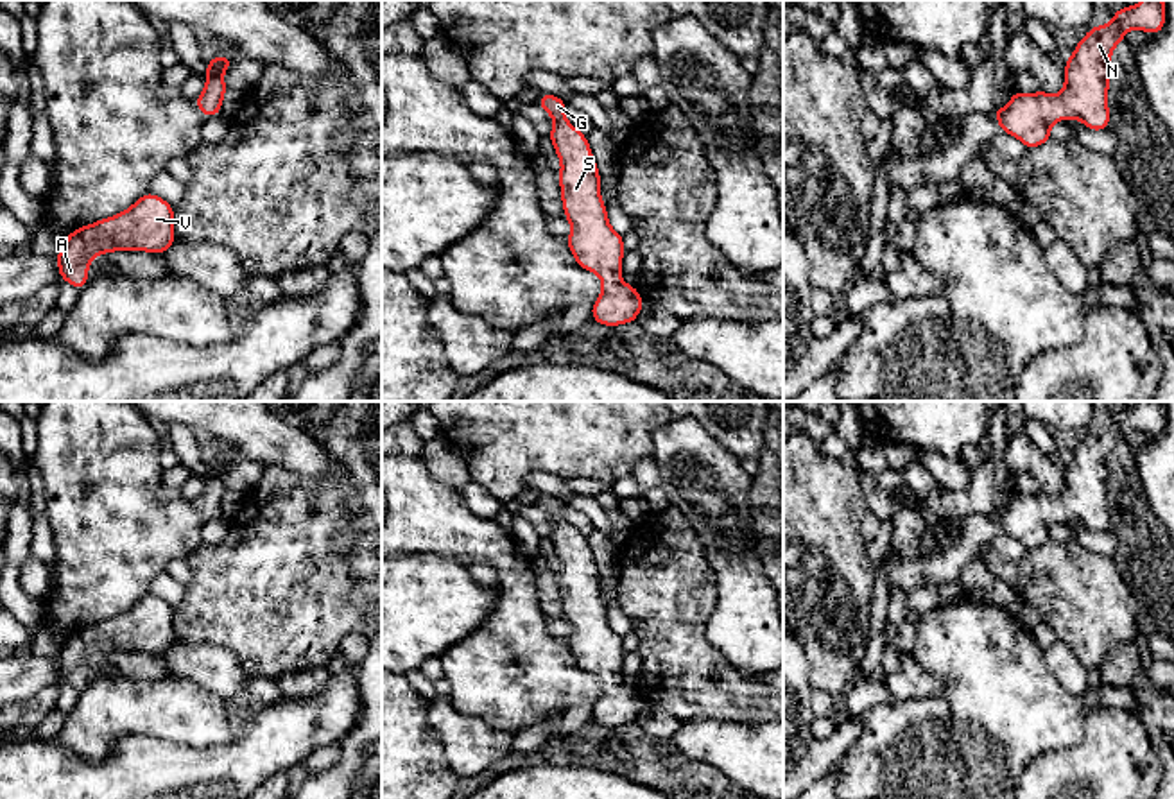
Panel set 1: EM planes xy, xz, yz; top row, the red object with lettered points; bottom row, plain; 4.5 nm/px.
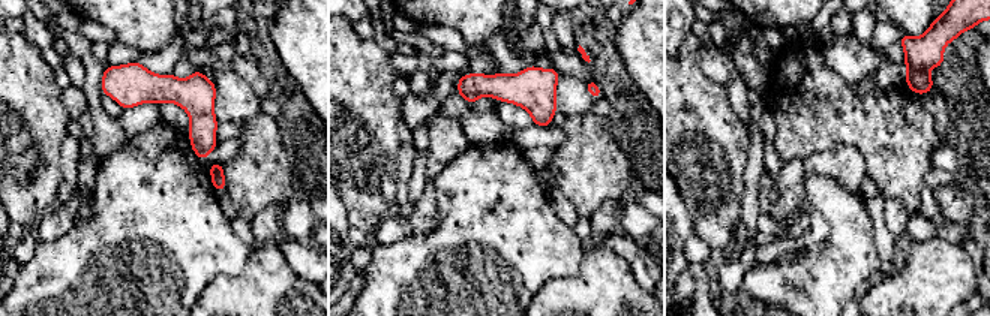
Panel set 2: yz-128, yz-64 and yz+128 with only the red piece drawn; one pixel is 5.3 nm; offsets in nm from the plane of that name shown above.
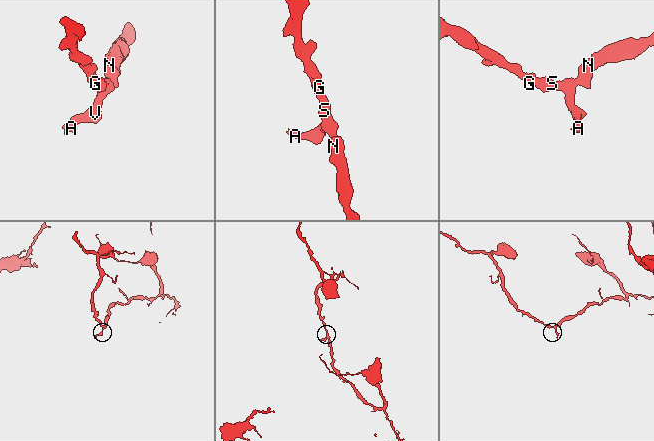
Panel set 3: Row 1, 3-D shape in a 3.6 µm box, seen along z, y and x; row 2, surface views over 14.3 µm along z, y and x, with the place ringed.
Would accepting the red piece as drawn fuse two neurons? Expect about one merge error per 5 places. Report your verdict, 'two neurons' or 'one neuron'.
one neuron

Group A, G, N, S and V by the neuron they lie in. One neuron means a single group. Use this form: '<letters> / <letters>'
A G N S V

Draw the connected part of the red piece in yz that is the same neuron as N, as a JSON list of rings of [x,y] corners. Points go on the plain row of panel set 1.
[[[1144,401],[1133,408],[1122,408],[1113,414],[1113,423],[1088,432],[1077,444],[1074,455],[1066,460],[1063,493],[1054,498],[1047,493],[1022,494],[1014,493],[1004,511],[991,511],[998,521],[1000,532],[1016,537],[1027,550],[1034,550],[1050,541],[1050,528],[1063,518],[1081,521],[1092,532],[1109,530],[1108,491],[1109,491],[1109,459],[1120,441],[1126,441],[1129,430],[1145,432],[1149,437],[1165,428],[1163,401]]]

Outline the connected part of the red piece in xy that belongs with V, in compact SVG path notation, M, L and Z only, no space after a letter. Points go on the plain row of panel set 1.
M147 593L115 618L73 631L56 656L59 677L82 692L95 657L134 650L165 656L174 643L174 607Z

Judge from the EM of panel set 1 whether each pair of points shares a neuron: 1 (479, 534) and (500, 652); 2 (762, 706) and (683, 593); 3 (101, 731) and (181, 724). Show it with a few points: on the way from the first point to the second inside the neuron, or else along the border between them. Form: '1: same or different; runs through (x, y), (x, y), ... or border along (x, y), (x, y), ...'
1: same; runs through (508, 563), (513, 568), (513, 624)
2: same; runs through (732, 687), (683, 638), (683, 624)
3: same; runs through (120, 721), (162, 721)

